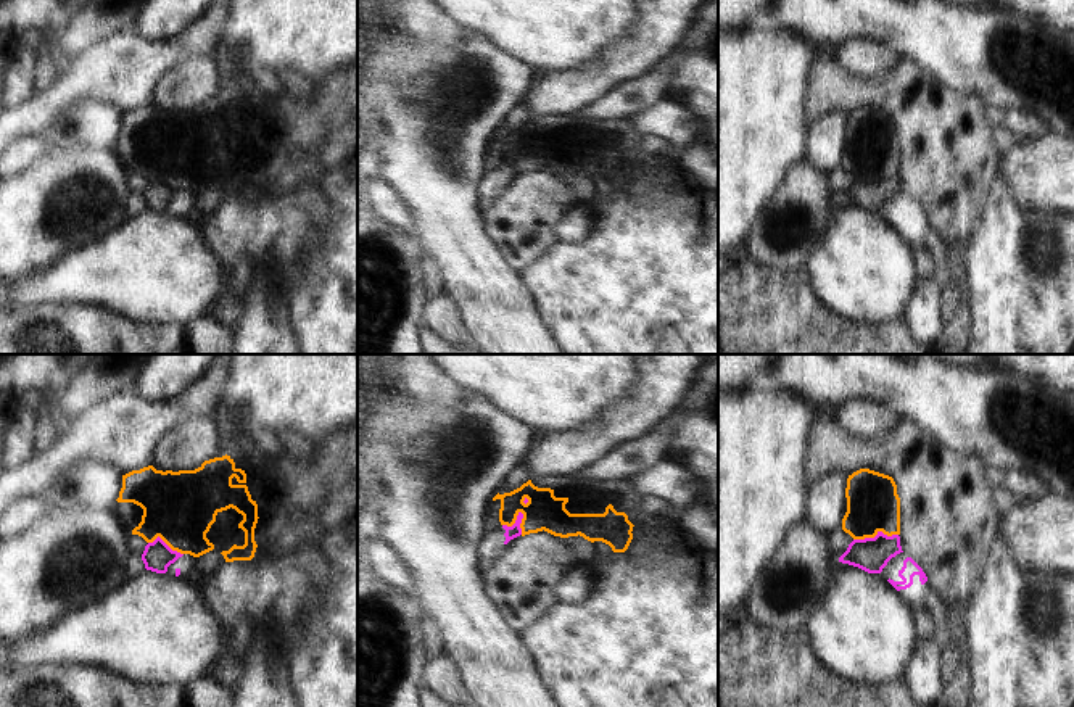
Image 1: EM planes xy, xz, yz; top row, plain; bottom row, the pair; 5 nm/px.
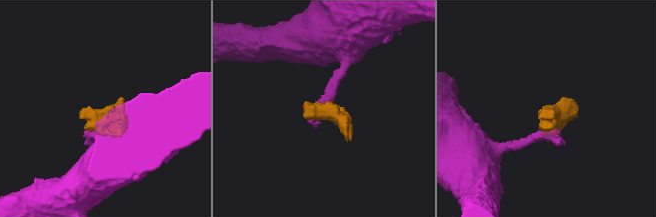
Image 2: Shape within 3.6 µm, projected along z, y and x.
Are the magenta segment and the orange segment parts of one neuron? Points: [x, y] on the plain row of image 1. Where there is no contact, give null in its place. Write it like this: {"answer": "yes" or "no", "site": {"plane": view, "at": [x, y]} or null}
{"answer": "no", "site": {"plane": "xz", "at": [516, 161]}}

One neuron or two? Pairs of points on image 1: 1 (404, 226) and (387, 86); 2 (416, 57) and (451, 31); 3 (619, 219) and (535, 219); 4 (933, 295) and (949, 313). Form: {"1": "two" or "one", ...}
{"1": "two", "2": "two", "3": "two", "4": "two"}

